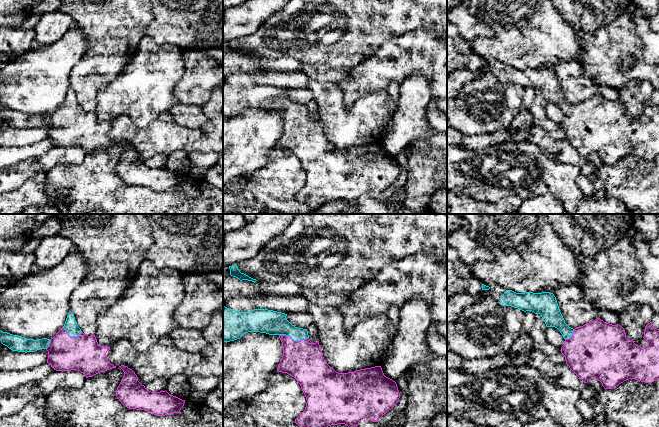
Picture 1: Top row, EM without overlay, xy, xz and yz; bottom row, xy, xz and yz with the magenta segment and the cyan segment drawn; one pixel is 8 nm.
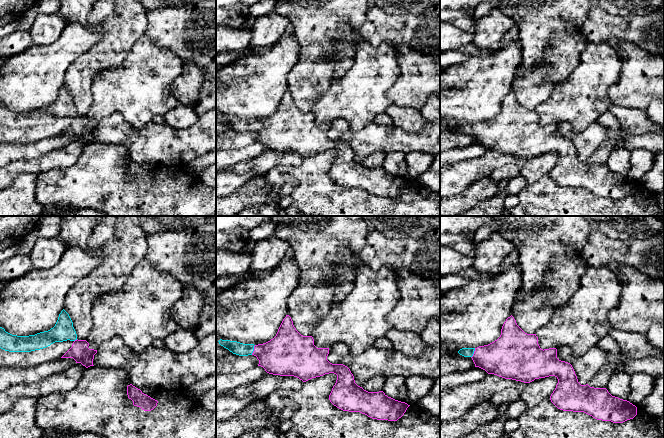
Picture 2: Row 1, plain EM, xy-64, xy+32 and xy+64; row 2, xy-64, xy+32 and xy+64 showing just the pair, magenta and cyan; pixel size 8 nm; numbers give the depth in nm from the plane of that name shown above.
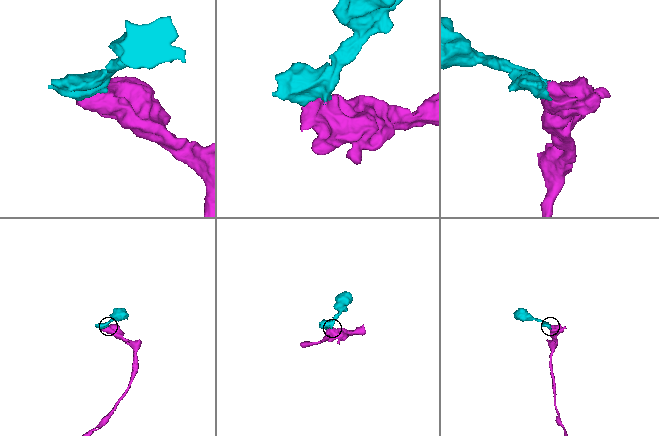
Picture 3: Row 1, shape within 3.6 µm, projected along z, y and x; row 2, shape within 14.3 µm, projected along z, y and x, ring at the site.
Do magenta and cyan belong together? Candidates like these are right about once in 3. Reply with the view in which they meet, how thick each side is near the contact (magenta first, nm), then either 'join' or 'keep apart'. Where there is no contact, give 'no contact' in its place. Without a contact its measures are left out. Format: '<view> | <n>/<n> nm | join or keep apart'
xz | 320/190 nm | join

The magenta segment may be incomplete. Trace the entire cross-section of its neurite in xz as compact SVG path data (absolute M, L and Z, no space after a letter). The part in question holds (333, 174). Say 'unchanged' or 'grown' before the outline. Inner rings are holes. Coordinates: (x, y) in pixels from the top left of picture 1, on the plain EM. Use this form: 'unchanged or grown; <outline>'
grown; M223 80L223 118L240 115L248 108L278 111L283 122L283 132L277 147L294 153L307 176L305 186L295 195L295 199L313 211L328 202L345 200L349 203L349 209L343 214L359 214L356 203L361 196L366 194L377 198L398 178L400 169L396 158L384 151L381 142L348 149L336 148L325 137L319 117L312 119L307 105L295 103L286 92L285 89L268 85L240 88Z

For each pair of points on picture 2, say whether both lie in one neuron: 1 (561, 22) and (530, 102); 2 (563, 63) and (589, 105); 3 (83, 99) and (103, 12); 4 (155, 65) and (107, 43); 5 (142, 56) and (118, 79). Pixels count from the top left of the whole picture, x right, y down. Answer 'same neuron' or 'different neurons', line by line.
1: same neuron
2: different neurons
3: different neurons
4: different neurons
5: same neuron

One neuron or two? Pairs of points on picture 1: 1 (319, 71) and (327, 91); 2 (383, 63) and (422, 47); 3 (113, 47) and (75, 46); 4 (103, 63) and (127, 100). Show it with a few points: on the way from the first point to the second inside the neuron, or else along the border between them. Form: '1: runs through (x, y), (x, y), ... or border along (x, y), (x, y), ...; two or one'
1: border along (317, 82), (337, 83); two
2: runs through (393, 63), (396, 63), (404, 55), (412, 54); one
3: border along (78, 26), (84, 35), (88, 49), (74, 65); two
4: border along (121, 71), (97, 94); two

